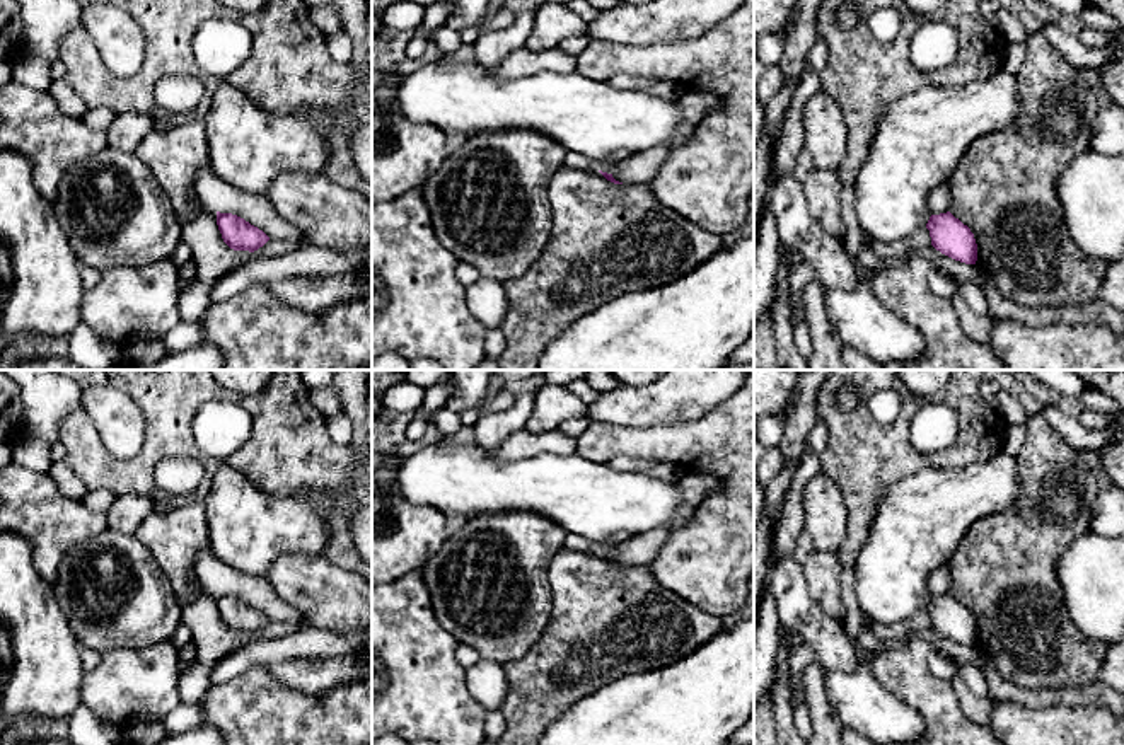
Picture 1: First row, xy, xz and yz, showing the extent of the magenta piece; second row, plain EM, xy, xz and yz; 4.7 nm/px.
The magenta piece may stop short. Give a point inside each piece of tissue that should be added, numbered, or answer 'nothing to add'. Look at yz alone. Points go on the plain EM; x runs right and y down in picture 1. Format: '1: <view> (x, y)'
1: yz (921, 520)

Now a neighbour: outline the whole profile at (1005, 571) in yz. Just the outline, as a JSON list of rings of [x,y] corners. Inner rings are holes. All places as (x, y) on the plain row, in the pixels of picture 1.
[[[1042,416],[1027,418],[1025,430],[1025,445],[1017,455],[1020,494],[1010,508],[969,528],[948,561],[948,593],[974,615],[976,646],[1005,679],[1025,689],[1081,687],[1098,680],[1109,646],[1073,624],[1057,580],[1057,561],[1080,535],[1090,532],[1102,486],[1085,452],[1071,448]]]

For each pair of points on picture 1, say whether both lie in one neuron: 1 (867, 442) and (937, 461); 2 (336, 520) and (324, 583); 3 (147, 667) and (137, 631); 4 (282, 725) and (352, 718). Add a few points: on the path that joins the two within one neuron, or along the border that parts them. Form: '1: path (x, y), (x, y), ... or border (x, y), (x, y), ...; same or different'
1: path (884, 456), (899, 461), (920, 461); same
2: border (323, 554), (353, 570); different
3: border (171, 640), (140, 648), (110, 648), (103, 653); different
4: path (299, 725), (335, 725); same

